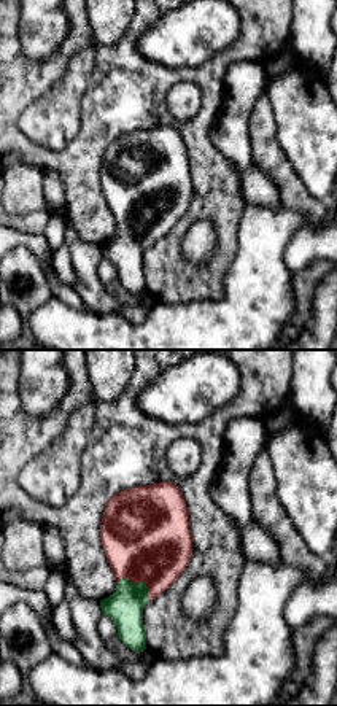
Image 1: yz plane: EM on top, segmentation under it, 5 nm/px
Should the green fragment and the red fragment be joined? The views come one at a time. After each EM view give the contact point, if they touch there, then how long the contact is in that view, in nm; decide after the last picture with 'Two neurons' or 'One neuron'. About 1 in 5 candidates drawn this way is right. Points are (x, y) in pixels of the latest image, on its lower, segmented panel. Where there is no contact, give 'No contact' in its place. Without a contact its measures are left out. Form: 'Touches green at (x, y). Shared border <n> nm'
Touches green at (140, 582). Shared border 190 nm

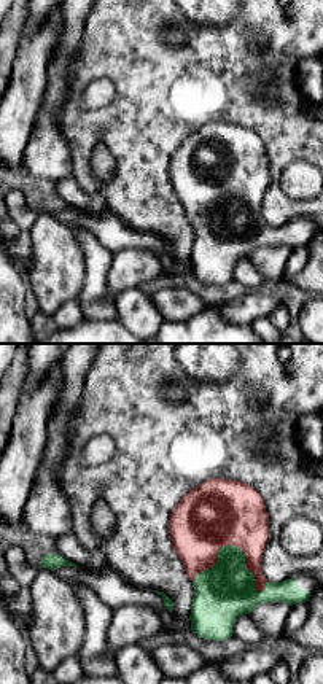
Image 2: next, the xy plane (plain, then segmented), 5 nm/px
Touches green at (237, 547). Shared border 380 nm

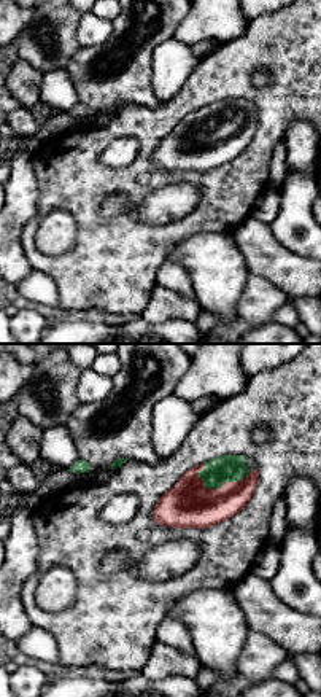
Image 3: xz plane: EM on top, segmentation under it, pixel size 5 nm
Touches green at (221, 486). Shared border 280 nm

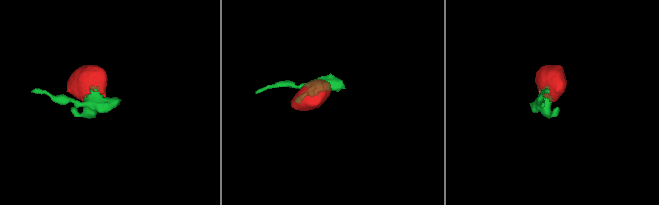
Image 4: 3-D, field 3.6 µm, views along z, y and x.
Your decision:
One neuron

